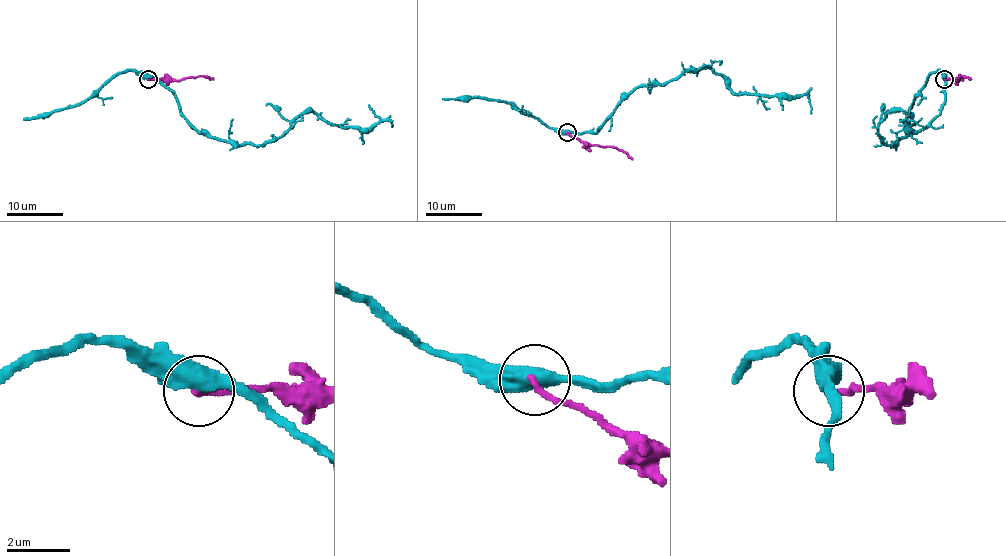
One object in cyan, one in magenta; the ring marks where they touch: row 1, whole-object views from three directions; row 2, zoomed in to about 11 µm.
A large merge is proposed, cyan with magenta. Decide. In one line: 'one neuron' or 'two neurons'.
two neurons

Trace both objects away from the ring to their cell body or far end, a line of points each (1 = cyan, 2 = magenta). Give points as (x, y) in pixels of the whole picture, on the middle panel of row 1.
1: (567, 133), (596, 133), (637, 87), (665, 84), (684, 73), (709, 66), (738, 94), (806, 94), (811, 113)
2: (567, 133), (592, 145), (614, 147), (633, 159)

